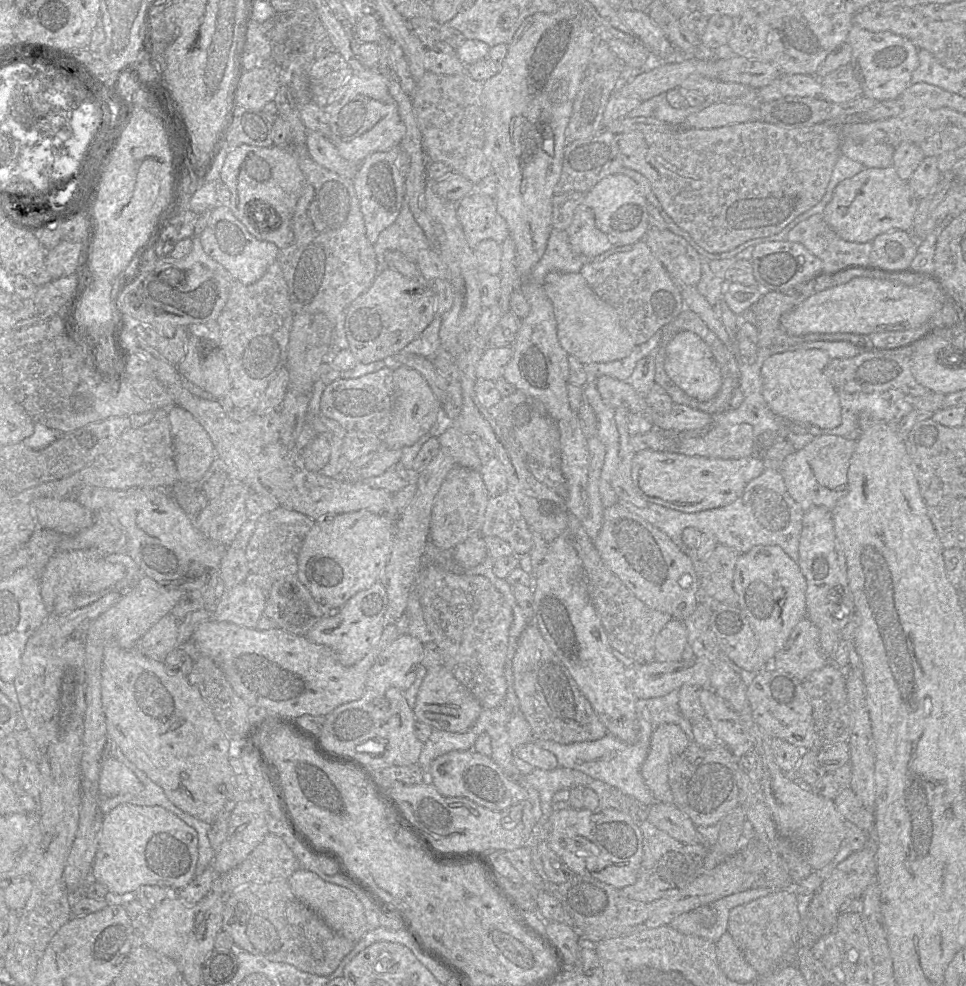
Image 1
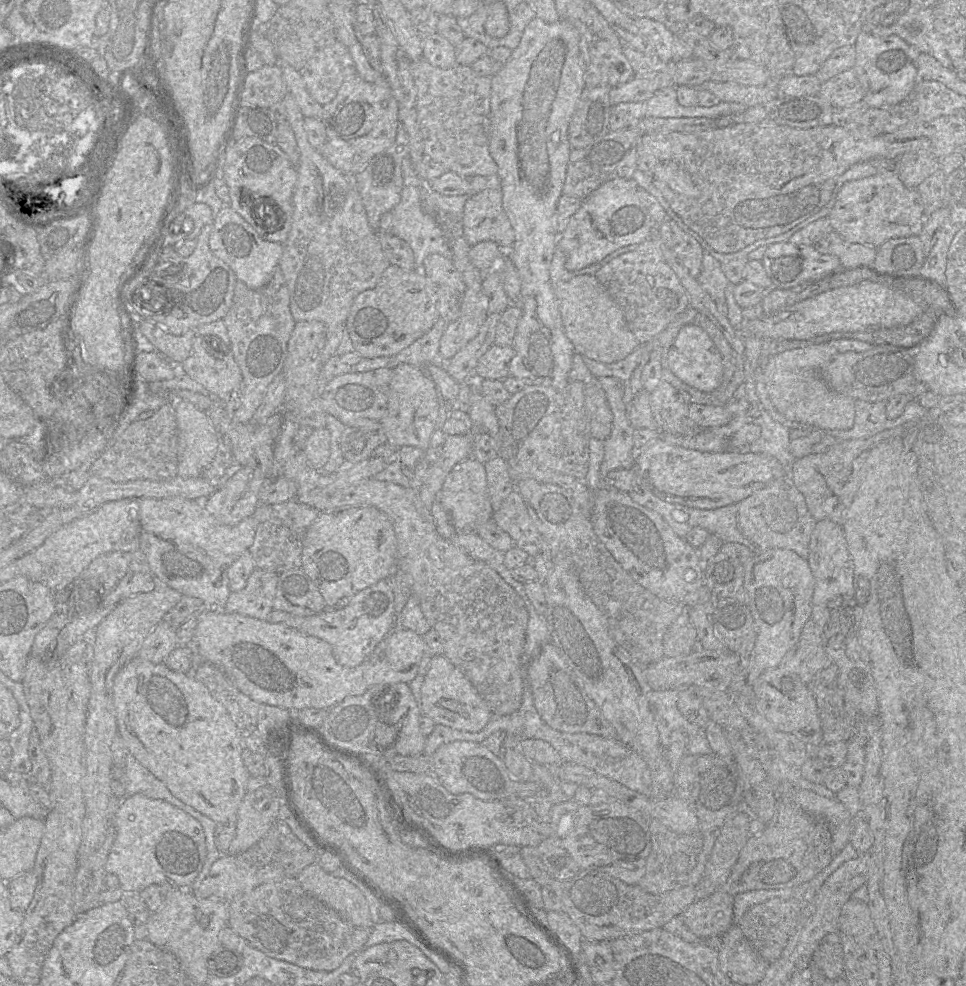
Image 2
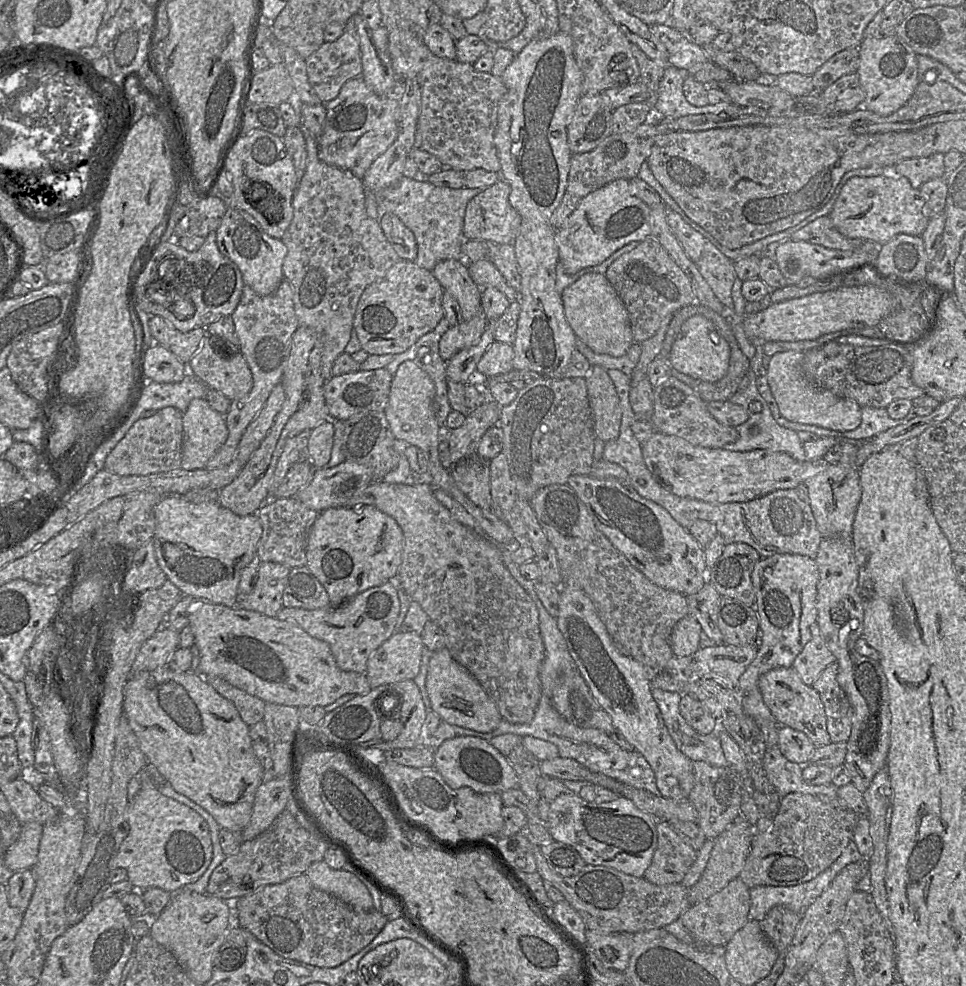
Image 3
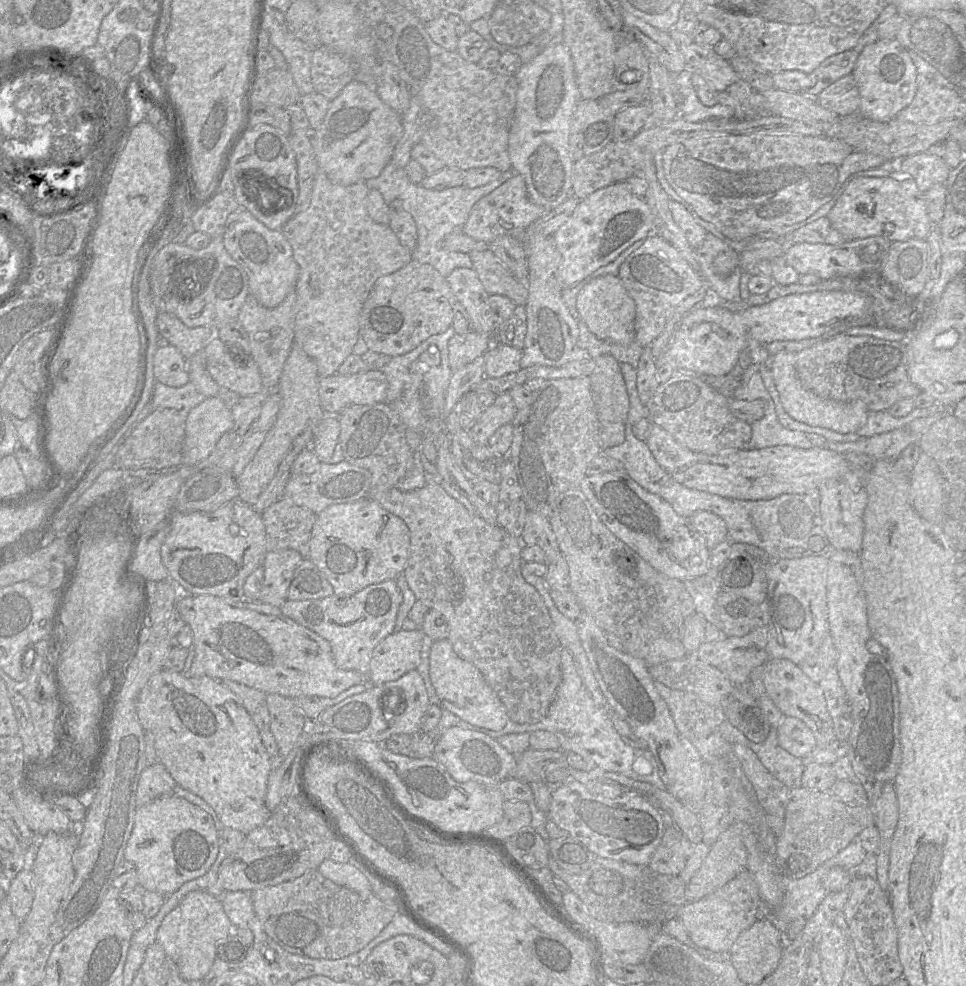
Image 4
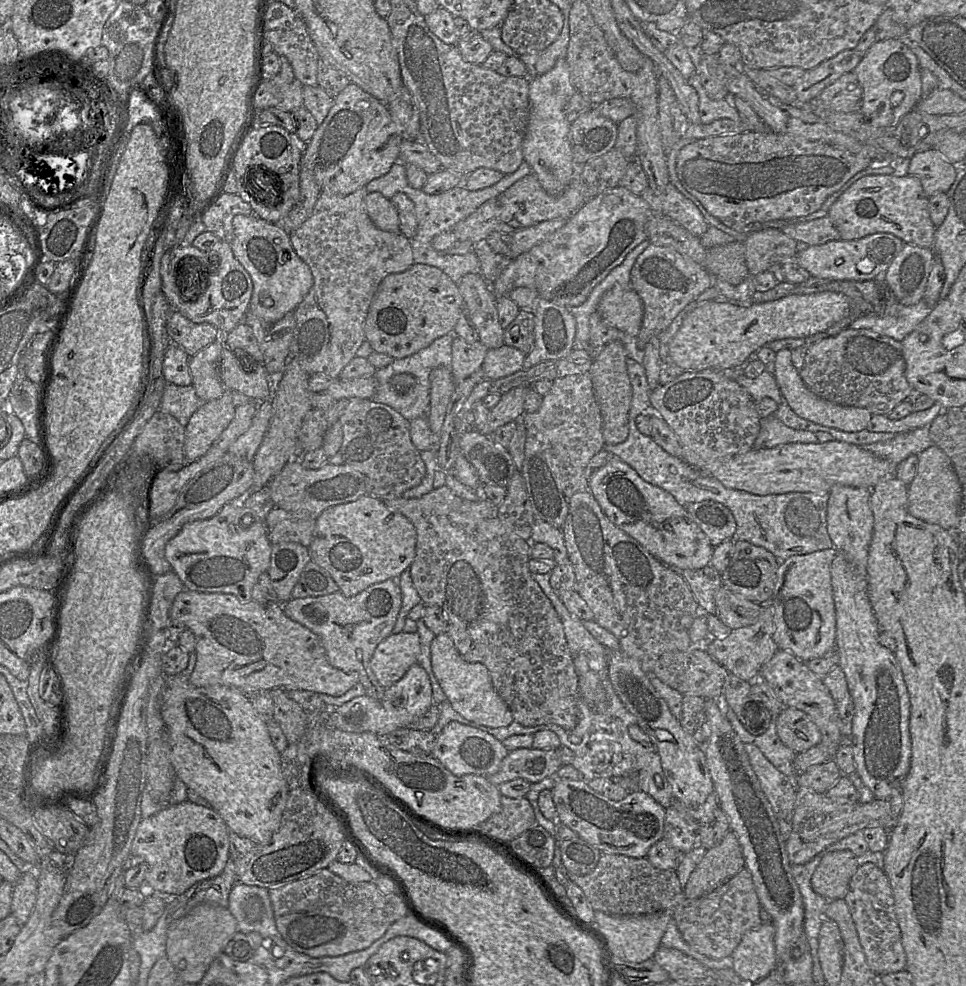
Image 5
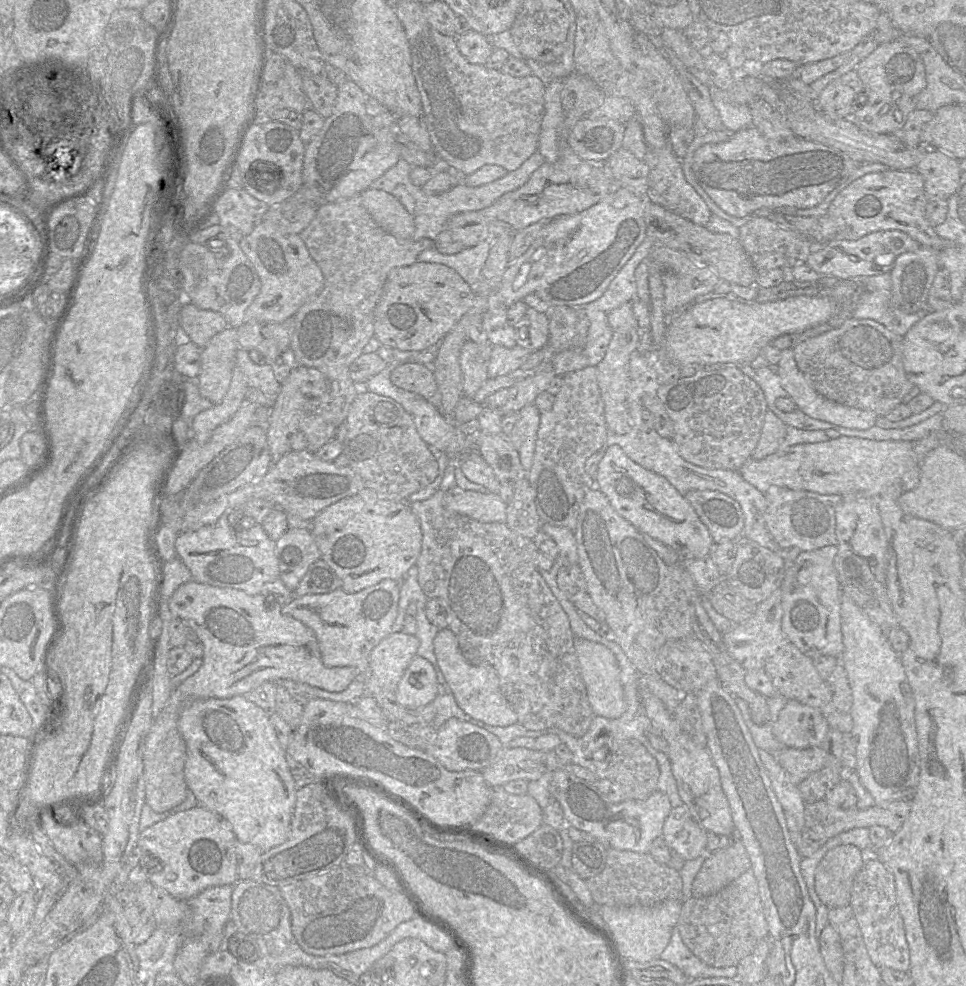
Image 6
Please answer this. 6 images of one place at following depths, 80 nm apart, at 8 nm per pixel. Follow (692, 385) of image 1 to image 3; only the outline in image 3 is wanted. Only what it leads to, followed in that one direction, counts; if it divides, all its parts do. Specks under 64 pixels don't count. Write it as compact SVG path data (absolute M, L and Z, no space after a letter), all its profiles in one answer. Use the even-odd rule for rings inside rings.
M695 314L682 324L669 352L668 362L681 373L703 381L716 382L725 376L729 359L730 346L716 325L703 315Z

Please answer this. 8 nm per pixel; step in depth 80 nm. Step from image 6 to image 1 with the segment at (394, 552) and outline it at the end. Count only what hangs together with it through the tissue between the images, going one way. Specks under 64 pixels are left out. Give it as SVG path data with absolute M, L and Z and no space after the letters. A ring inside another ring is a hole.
M366 509L315 520L298 551L298 579L322 607L323 617L334 614L353 595L378 582L389 560L396 517Z

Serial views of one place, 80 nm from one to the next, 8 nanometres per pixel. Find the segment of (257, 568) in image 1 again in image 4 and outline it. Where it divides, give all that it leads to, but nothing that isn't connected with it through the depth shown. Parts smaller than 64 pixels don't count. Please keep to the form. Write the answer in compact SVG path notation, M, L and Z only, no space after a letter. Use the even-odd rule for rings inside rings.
M281 497L261 513L265 525L266 551L293 549L303 558L308 558L316 515L308 508Z

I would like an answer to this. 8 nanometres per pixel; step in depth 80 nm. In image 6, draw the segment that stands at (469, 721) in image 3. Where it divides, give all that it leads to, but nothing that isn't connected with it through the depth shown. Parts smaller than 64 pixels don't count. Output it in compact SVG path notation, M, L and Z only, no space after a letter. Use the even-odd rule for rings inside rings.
M449 628L439 630L434 637L433 647L437 665L459 708L491 726L505 727L517 723L517 715L503 695L498 675L492 666L469 663L461 653L457 637Z

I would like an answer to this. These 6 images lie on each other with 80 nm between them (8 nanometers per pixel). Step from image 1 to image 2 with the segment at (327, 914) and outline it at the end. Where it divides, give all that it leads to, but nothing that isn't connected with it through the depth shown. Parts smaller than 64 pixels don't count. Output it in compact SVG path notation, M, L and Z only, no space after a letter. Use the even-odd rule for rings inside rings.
M318 862L304 868L296 878L306 892L350 924L370 929L374 926L365 895L349 880L327 873Z

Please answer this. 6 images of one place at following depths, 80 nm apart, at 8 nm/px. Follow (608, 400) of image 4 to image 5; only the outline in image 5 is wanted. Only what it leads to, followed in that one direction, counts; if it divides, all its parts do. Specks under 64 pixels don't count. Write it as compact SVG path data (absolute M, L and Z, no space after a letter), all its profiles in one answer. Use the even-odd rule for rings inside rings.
M620 341L606 344L595 356L589 370L596 401L602 417L605 444L618 444L626 440L629 432L631 383L626 367L627 352Z

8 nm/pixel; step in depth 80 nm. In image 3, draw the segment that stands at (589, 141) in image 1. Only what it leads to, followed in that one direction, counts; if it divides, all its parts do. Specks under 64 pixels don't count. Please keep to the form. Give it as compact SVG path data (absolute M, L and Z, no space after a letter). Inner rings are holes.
M651 119L644 124L636 127L635 129L623 133L618 133L618 134L613 134L611 133L608 137L606 137L597 147L595 147L593 150L585 153L579 153L579 154L572 154L571 156L571 161L570 161L570 170L569 170L569 175L568 175L568 183L567 183L567 188L566 188L566 193L577 196L578 198L582 199L586 197L588 194L592 193L593 191L603 187L604 185L616 180L616 179L627 179L630 180L634 177L636 177L639 173L639 170L641 168L641 165L646 161L648 156L650 155L651 148L653 144L656 142L658 138L660 138L662 135L664 135L666 132L676 132L676 131L663 131L659 124L657 119Z

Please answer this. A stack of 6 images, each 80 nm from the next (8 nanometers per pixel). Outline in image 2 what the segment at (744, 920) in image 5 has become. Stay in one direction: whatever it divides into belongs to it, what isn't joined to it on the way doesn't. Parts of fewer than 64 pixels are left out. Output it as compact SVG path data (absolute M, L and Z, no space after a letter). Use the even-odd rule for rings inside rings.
M716 891L705 899L695 901L681 916L690 931L700 938L723 936L735 924L734 896L722 891Z

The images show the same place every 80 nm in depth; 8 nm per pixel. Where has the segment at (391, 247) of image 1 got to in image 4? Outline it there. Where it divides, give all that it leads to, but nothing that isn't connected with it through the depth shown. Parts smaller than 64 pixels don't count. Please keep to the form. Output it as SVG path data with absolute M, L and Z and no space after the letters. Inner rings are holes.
M388 165L379 177L370 179L366 183L369 189L378 190L389 205L396 199L401 200L403 208L412 215L417 226L417 245L412 251L412 259L431 265L444 278L447 278L454 269L472 268L473 264L469 254L444 249L444 239L454 231L460 231L478 200L515 175L518 175L516 171L509 170L502 173L497 180L473 189L458 186L444 190L431 190L424 188L421 184L412 183L405 169Z

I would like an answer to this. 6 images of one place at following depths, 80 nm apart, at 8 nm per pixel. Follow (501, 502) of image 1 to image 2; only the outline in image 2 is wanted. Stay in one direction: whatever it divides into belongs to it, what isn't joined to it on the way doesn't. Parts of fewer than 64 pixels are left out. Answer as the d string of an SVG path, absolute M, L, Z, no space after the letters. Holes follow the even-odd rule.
M512 491L491 517L499 528L508 533L517 548L534 557L540 549L541 534L534 525L521 495Z

